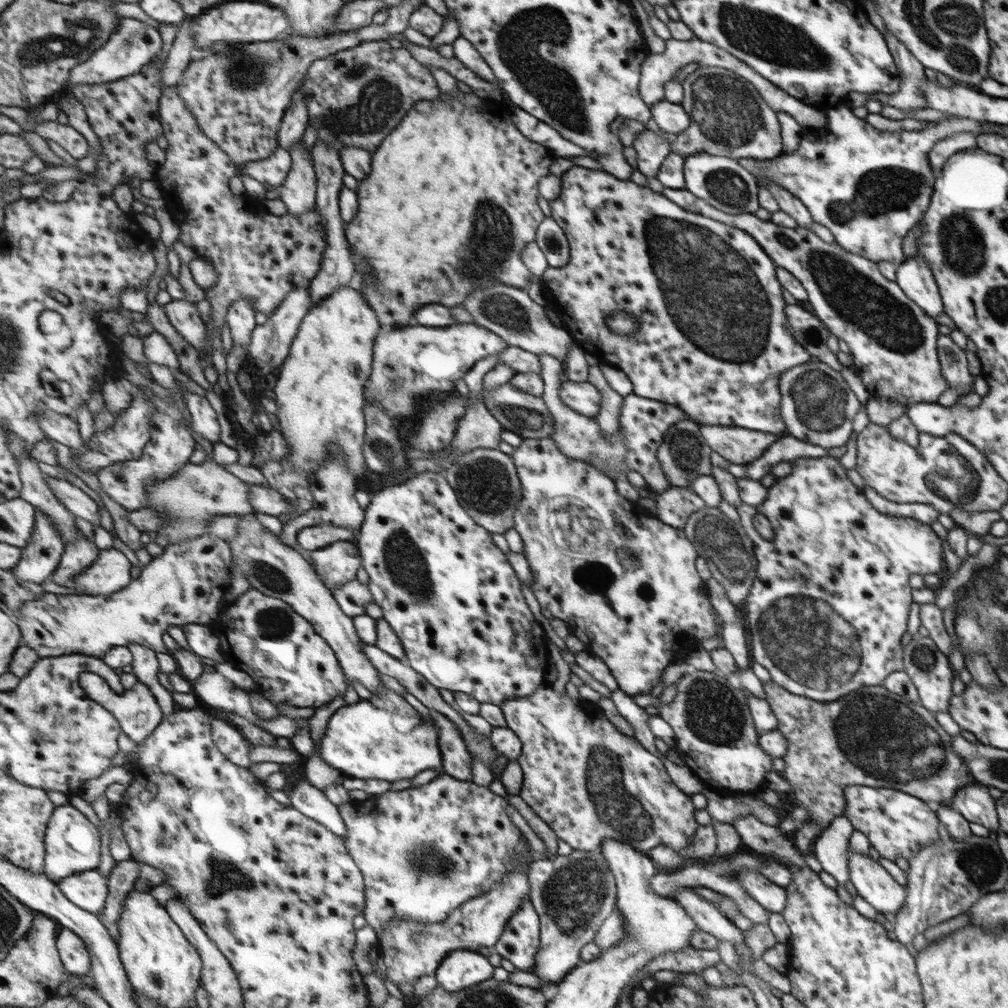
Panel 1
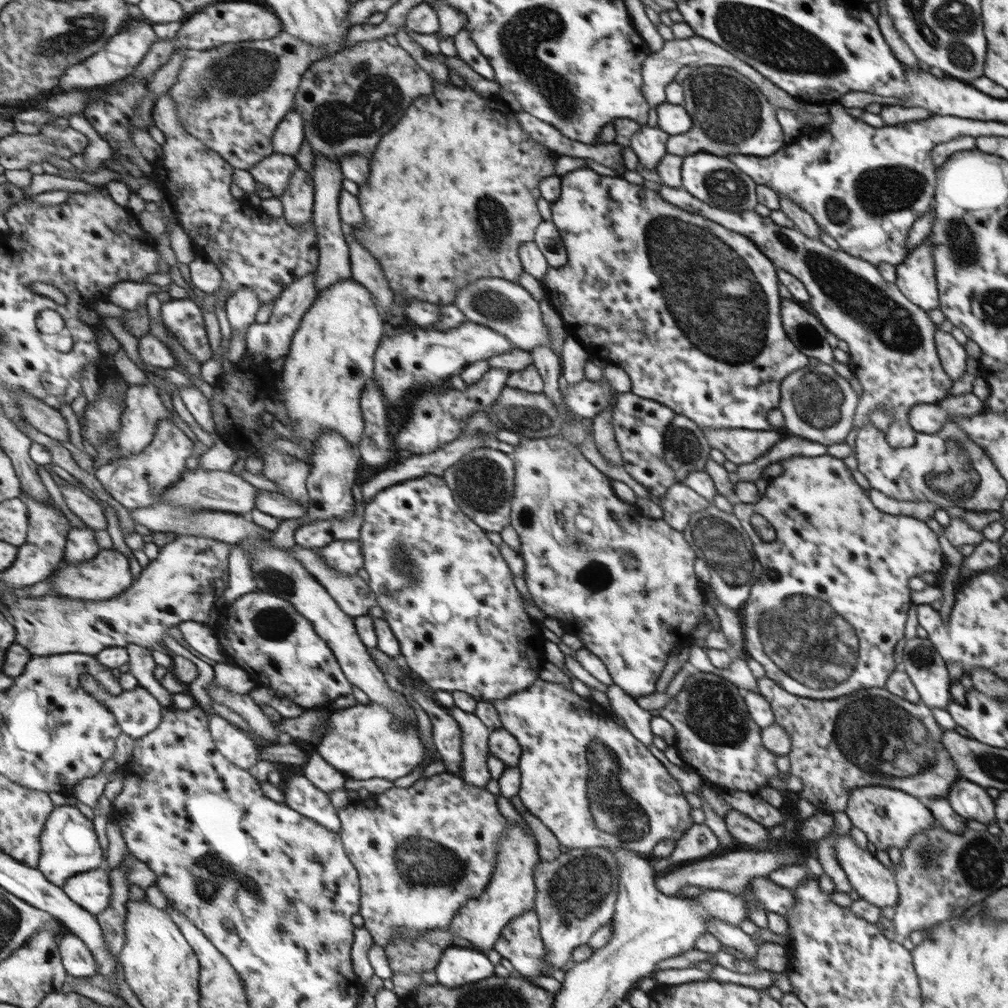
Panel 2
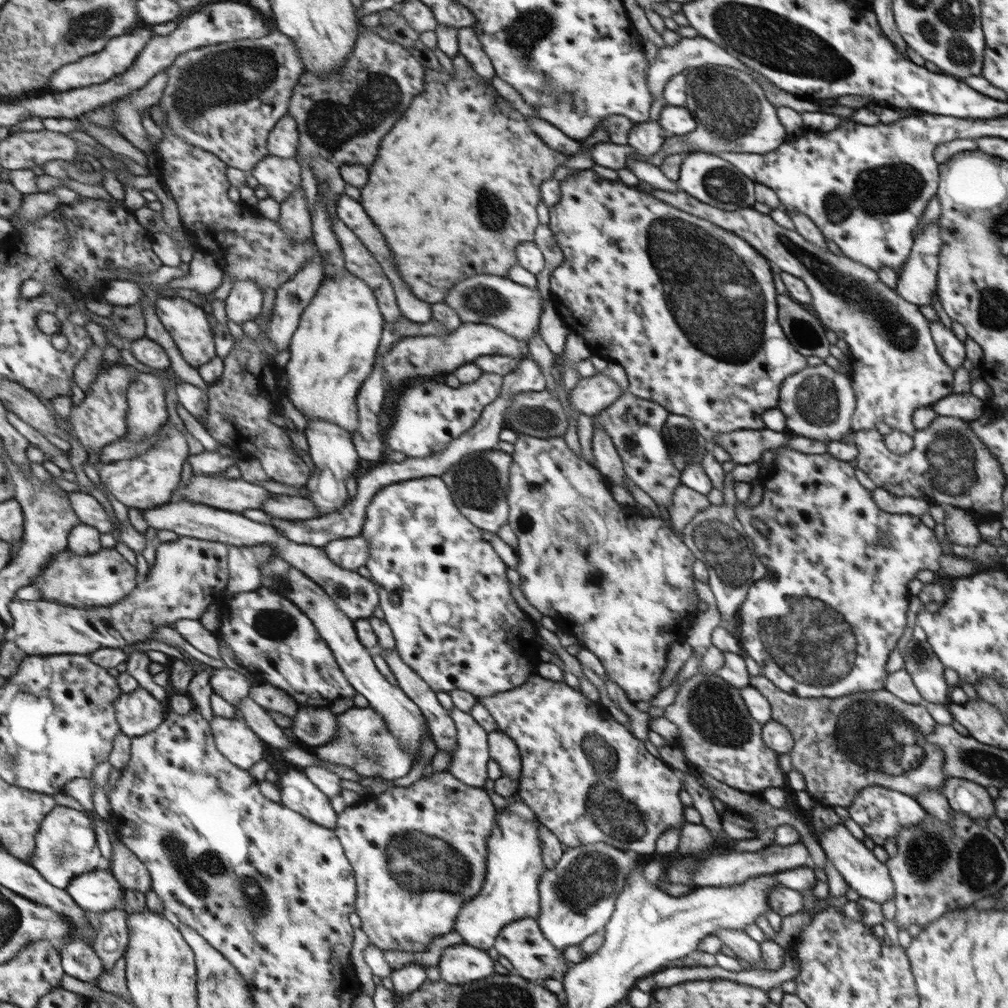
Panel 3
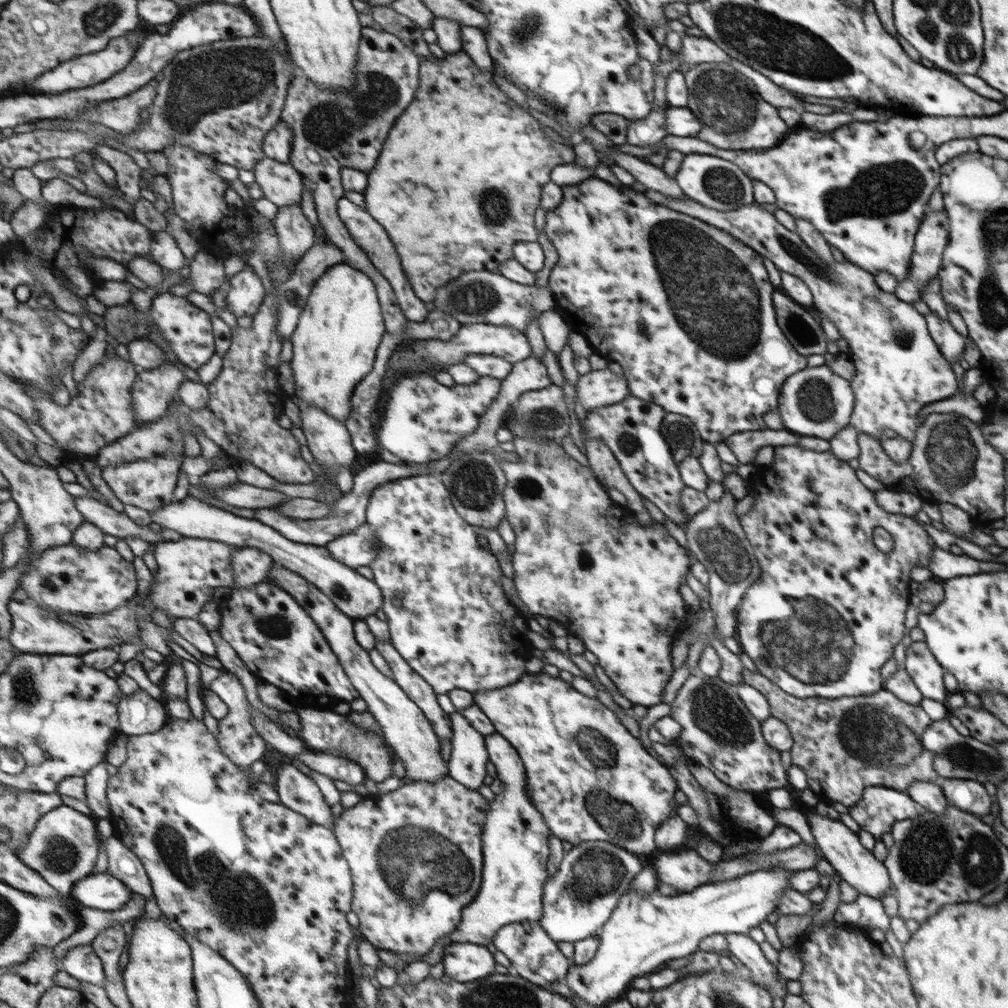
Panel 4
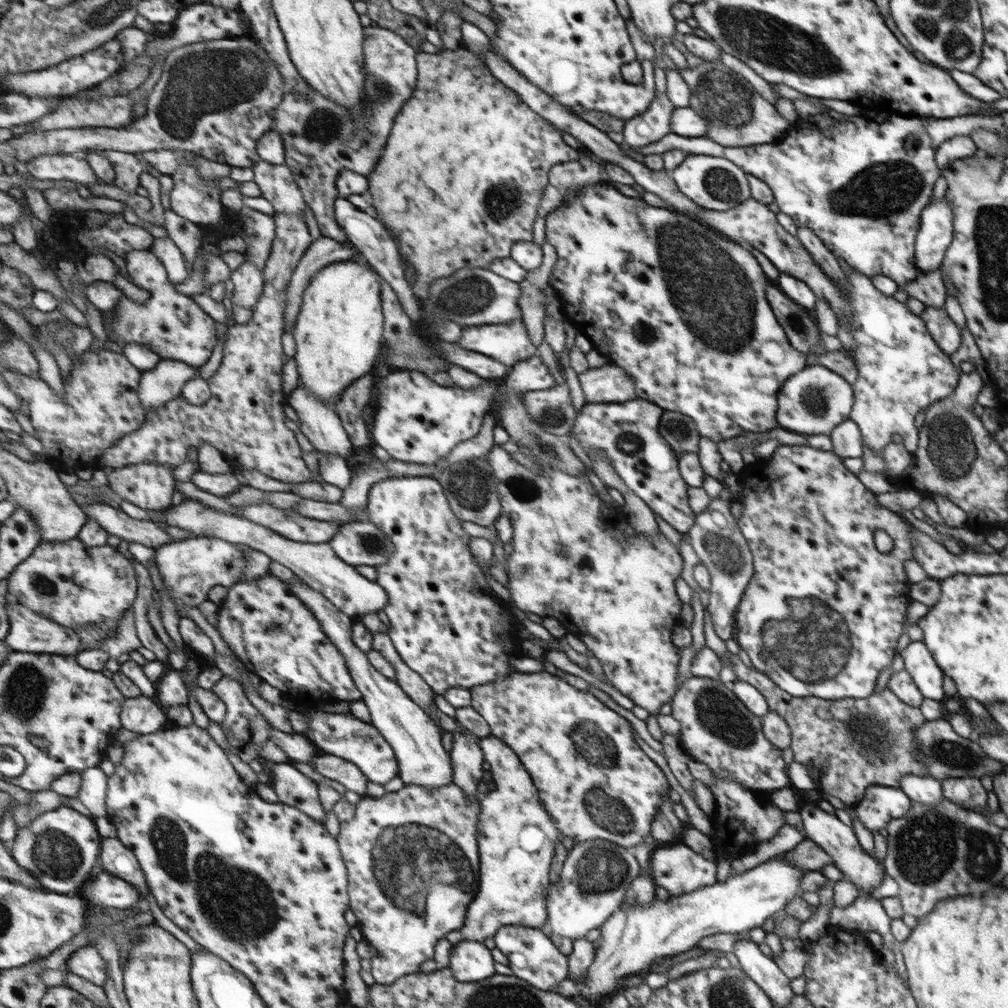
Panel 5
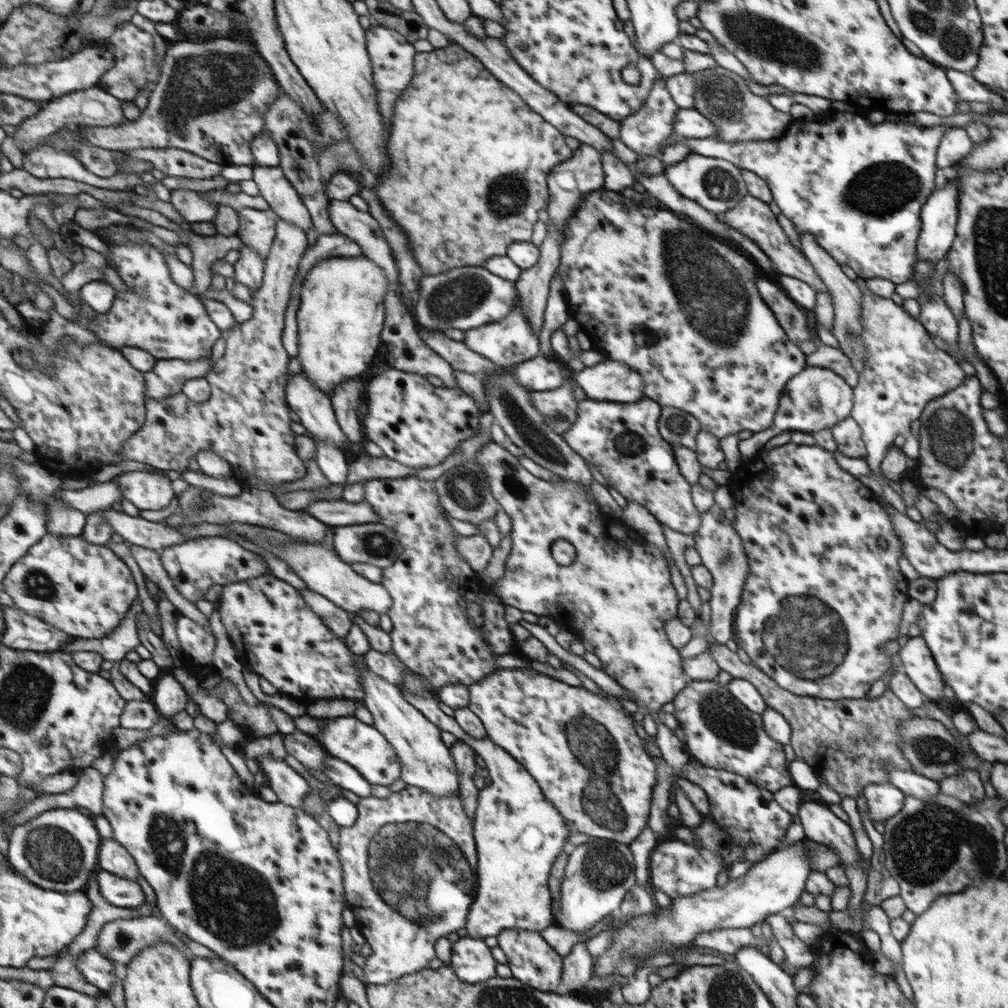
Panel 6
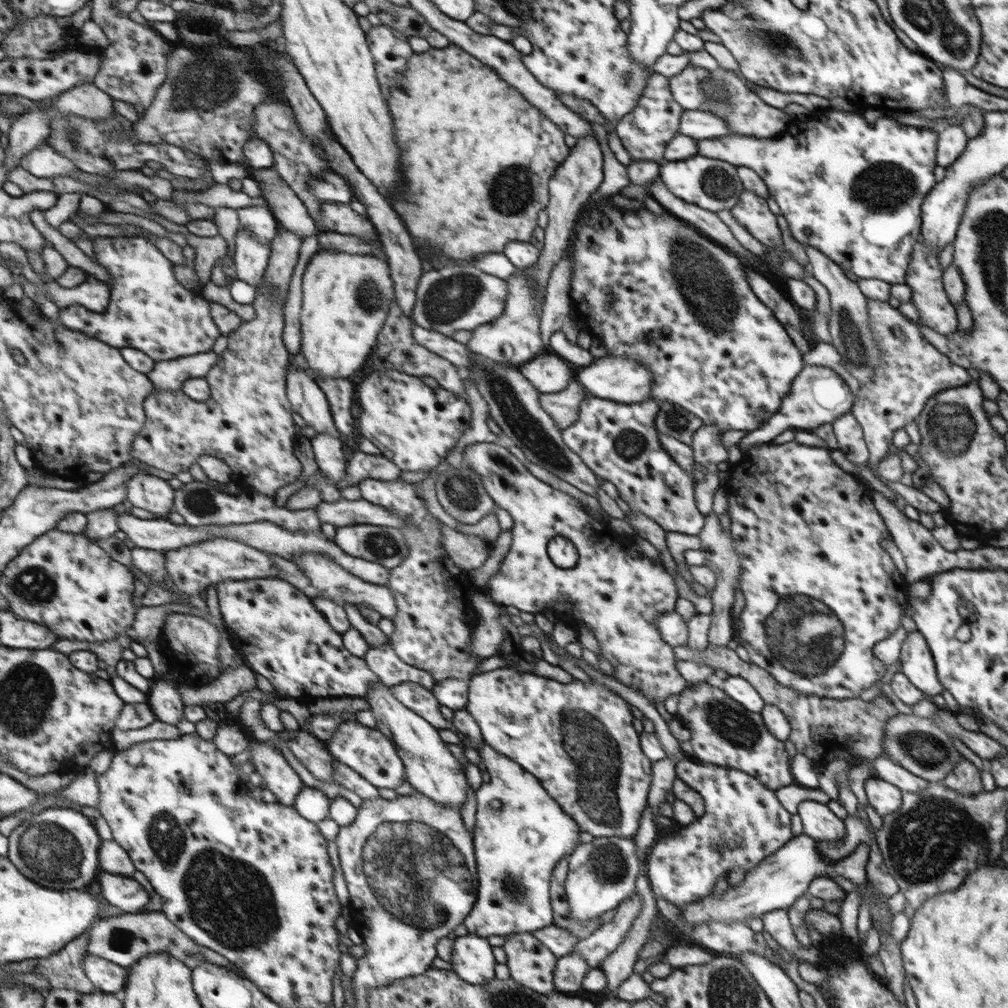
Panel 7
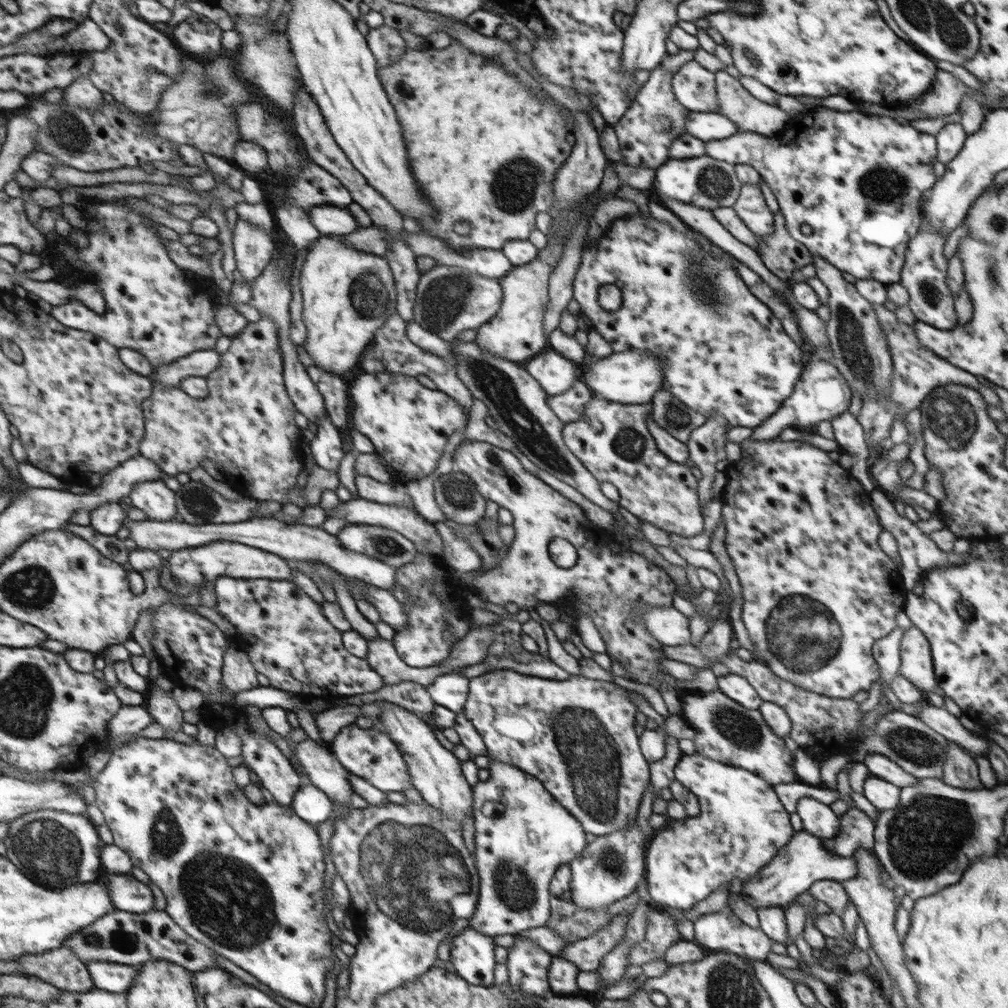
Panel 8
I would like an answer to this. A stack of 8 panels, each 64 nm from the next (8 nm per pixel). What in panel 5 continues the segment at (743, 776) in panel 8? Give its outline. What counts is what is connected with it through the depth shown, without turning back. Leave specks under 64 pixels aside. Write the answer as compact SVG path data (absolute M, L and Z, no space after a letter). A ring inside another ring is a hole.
M712 772L712 781L706 784L714 796L716 802L715 814L712 817L713 828L711 828L710 840L714 844L716 857L714 859L704 858L703 855L690 849L684 842L676 842L658 846L652 853L651 876L657 886L662 886L670 892L672 897L694 892L702 887L712 886L718 881L716 879L716 867L718 858L724 856L744 856L754 854L756 846L760 842L768 842L772 836L778 834L778 830L786 825L785 811L774 805L771 798L759 798L758 790L745 787L742 783L734 781L732 777L720 777Z

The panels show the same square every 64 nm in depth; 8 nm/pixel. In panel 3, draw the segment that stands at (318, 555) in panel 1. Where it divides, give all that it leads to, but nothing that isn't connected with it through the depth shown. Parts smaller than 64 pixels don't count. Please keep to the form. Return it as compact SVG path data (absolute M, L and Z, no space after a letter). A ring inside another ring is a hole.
M362 534L352 538L336 540L326 547L326 551L338 565L354 571L365 567L370 557L368 539Z

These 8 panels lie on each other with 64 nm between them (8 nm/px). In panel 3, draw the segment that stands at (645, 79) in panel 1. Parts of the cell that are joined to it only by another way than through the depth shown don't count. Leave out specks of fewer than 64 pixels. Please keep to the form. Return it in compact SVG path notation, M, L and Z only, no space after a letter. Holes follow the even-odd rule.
M700 36L694 38L681 37L680 42L678 42L676 46L665 45L662 49L659 49L657 56L650 62L648 82L653 99L658 99L659 96L663 97L663 91L668 80L680 74L684 68L690 69L710 65L736 68L736 70L749 74L752 78L753 74L756 74L756 72L752 72L750 68L742 64L738 58L734 58L734 56L728 54L724 48L707 38Z

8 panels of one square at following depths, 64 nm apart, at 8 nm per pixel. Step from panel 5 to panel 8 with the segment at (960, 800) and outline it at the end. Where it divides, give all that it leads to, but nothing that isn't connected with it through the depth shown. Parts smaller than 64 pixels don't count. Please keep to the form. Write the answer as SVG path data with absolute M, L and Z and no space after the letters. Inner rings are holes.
M956 744L948 745L946 749L943 779L950 786L961 789L982 788L977 762L970 757L969 751Z

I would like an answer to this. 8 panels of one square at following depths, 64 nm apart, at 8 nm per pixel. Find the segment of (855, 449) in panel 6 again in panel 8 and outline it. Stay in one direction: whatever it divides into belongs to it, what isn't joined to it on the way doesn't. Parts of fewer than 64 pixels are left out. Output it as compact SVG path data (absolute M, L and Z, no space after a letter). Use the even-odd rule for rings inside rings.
M849 411L839 414L831 420L834 438L840 444L843 452L852 454L856 460L866 460L867 468L850 468L850 474L854 474L854 478L858 478L858 482L862 482L865 490L873 491L878 488L874 480L869 474L872 451L868 450L865 442L864 431L858 419Z

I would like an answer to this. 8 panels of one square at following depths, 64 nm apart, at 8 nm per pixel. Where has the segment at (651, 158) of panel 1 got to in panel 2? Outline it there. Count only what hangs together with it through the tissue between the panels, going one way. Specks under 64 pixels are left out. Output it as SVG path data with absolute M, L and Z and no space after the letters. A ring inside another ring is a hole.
M642 125L632 136L629 147L637 154L639 164L648 169L657 169L666 156L669 135L659 127Z

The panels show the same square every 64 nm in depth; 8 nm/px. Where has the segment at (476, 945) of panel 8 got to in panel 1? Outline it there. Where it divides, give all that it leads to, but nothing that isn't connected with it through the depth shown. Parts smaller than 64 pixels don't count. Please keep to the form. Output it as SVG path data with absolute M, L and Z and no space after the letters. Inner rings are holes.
M456 949L442 959L435 977L438 986L456 992L488 981L492 972L494 966L481 953Z

